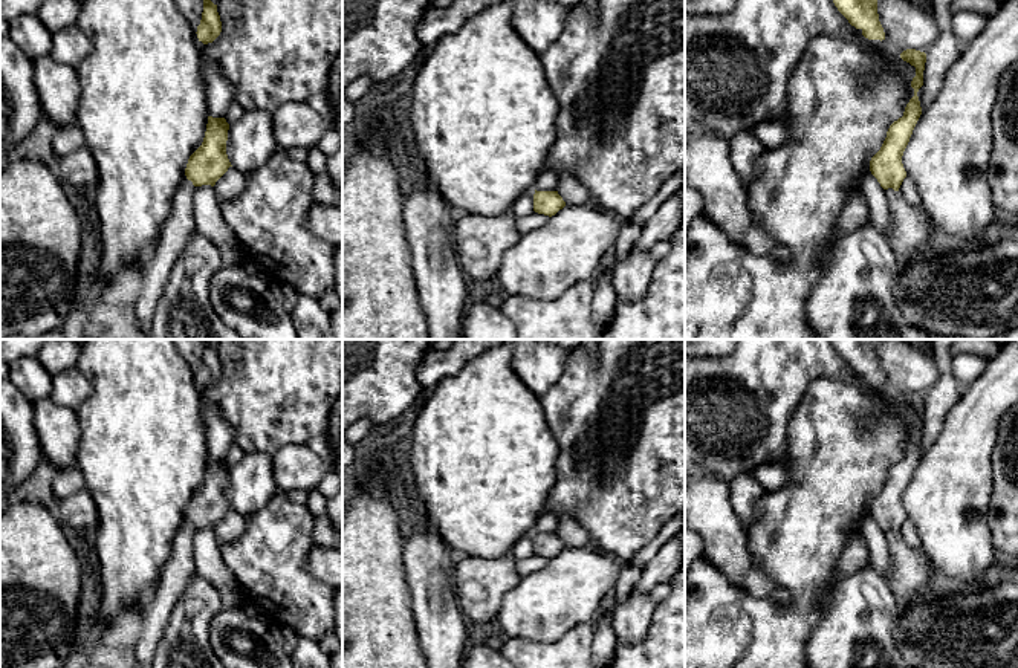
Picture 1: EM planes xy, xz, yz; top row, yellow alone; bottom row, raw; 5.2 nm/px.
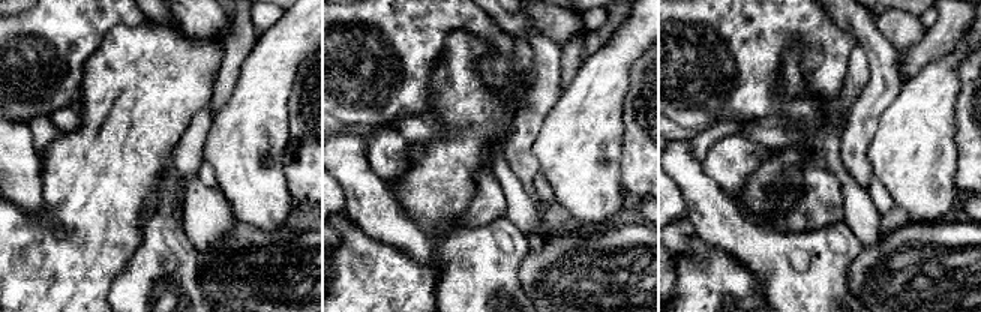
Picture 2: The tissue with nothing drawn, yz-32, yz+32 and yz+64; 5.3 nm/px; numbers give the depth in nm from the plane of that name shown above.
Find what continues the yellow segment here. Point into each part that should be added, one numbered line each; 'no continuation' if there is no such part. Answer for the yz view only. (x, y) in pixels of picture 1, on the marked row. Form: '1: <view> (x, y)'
1: yz (911, 230)

